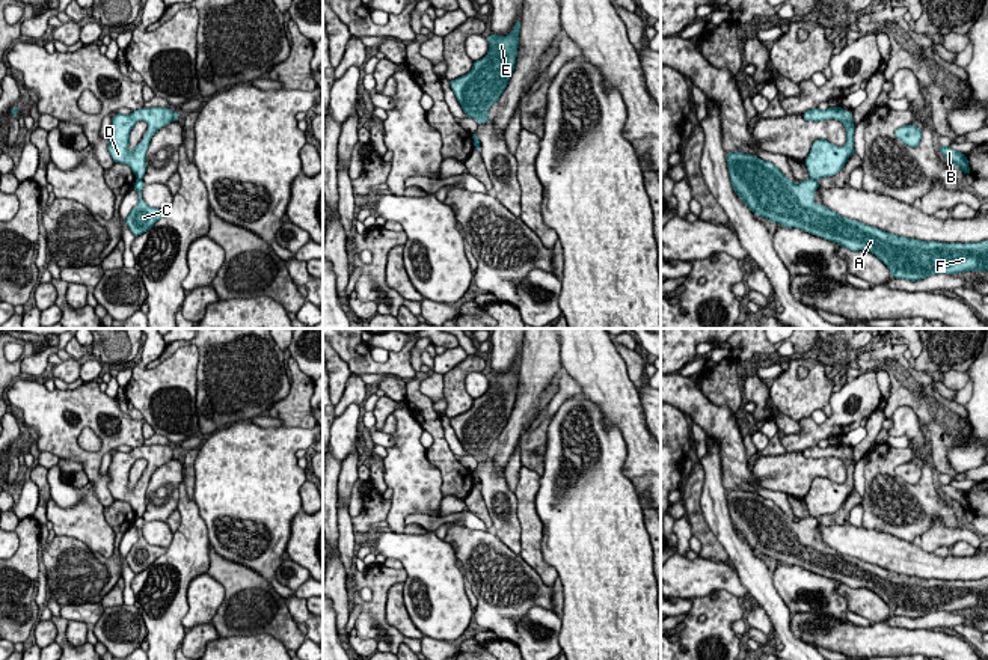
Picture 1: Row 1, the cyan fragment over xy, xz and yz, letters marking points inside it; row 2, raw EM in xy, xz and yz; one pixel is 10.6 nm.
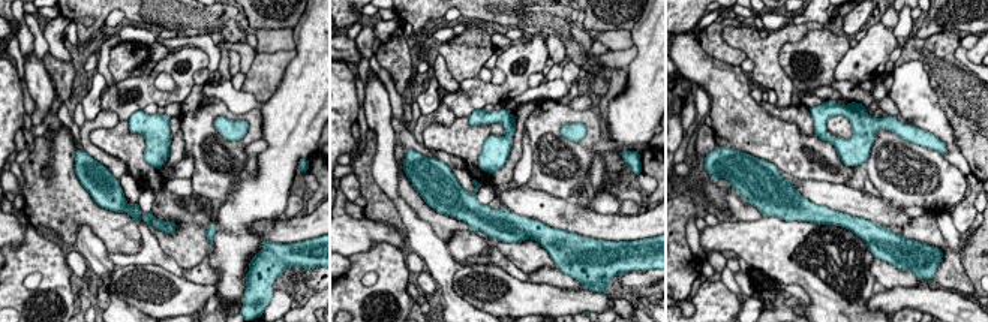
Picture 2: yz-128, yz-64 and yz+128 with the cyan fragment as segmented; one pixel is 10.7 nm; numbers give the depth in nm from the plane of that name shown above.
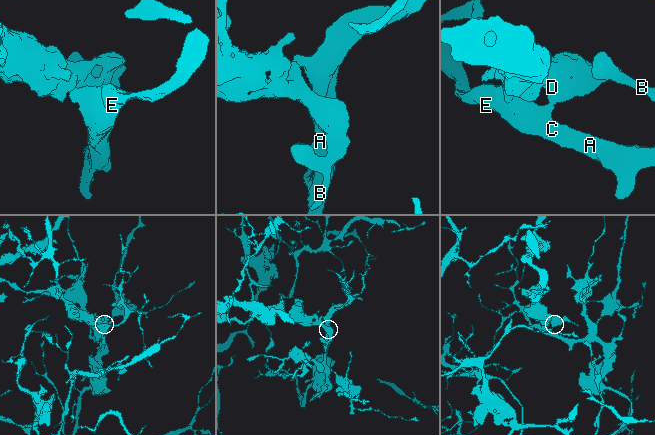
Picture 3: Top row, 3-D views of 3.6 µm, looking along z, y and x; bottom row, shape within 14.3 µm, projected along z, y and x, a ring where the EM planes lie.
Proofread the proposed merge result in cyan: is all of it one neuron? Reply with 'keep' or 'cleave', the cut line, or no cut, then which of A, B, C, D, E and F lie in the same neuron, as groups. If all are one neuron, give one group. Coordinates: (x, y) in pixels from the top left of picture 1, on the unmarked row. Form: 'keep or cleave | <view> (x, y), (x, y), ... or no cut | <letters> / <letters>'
cleave | yz (810, 514), (816, 519) | A C E F / B D

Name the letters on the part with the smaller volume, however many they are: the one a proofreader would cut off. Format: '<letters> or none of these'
B, D

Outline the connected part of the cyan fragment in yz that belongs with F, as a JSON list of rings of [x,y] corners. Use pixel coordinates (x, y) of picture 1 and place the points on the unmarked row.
[[[744,490],[727,491],[727,505],[735,530],[756,553],[854,589],[870,589],[896,616],[916,619],[934,612],[988,609],[988,577],[949,582],[899,574],[816,541],[816,517],[795,521],[774,500]]]

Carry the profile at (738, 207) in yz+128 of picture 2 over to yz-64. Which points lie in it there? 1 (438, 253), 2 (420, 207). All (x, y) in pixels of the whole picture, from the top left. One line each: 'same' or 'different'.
1: same
2: different

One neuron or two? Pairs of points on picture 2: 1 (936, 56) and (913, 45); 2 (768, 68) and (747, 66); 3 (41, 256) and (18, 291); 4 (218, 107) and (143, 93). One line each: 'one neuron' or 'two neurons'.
1: one neuron
2: two neurons
3: one neuron
4: two neurons

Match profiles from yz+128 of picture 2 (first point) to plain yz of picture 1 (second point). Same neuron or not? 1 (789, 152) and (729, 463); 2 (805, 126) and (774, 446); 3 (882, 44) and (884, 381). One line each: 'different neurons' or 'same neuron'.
1: same neuron
2: different neurons
3: different neurons

